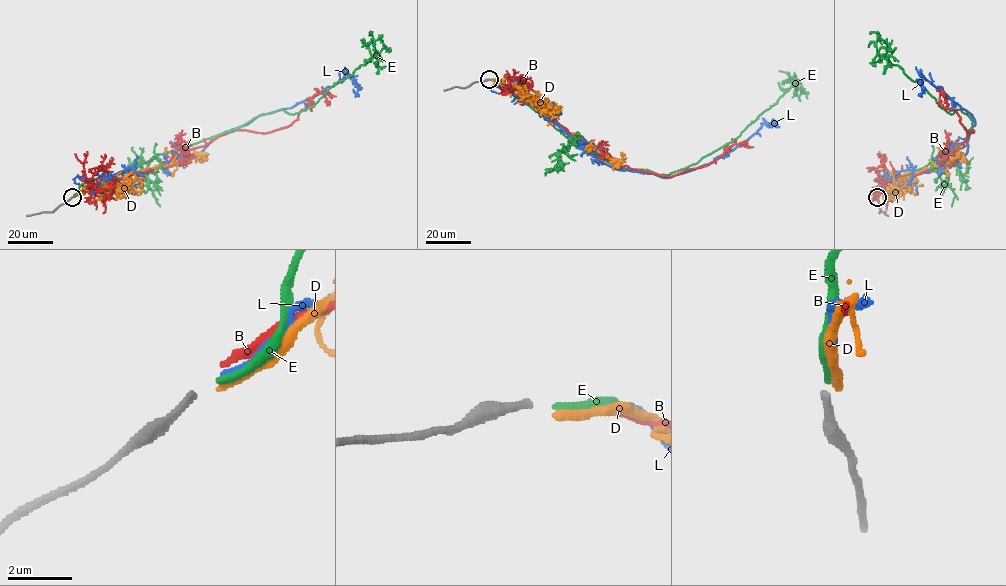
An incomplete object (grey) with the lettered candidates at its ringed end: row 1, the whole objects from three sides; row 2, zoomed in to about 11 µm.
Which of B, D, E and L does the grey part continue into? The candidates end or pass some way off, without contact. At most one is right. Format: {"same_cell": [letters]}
{"same_cell": ["E"]}

